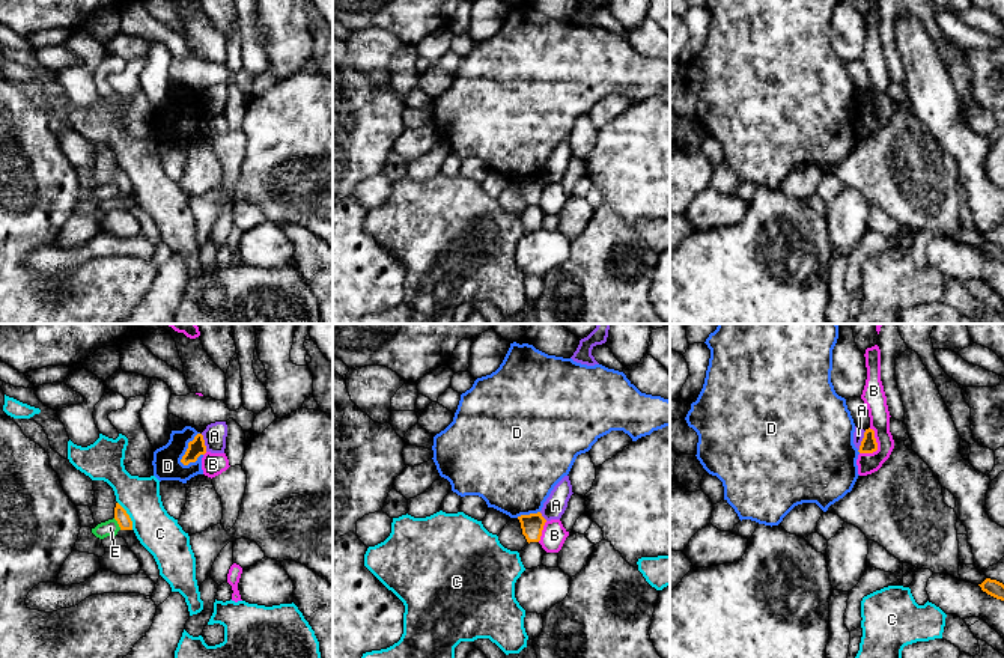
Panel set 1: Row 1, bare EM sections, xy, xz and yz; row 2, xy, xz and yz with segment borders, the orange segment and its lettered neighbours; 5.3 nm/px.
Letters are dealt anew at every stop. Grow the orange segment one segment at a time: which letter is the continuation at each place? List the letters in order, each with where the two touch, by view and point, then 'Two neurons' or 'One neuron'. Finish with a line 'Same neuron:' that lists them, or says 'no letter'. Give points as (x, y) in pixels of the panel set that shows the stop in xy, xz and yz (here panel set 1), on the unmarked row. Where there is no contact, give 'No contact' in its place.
A: Touches orange at yz (861, 104). Two neurons
B: Touches orange at yz (876, 109). Two neurons
C: Touches orange at xy (128, 178). Two neurons
D: Touches orange at xy (187, 112). Two neurons
E: Touches orange at xy (118, 185). Two neurons
Same neuron: no letter

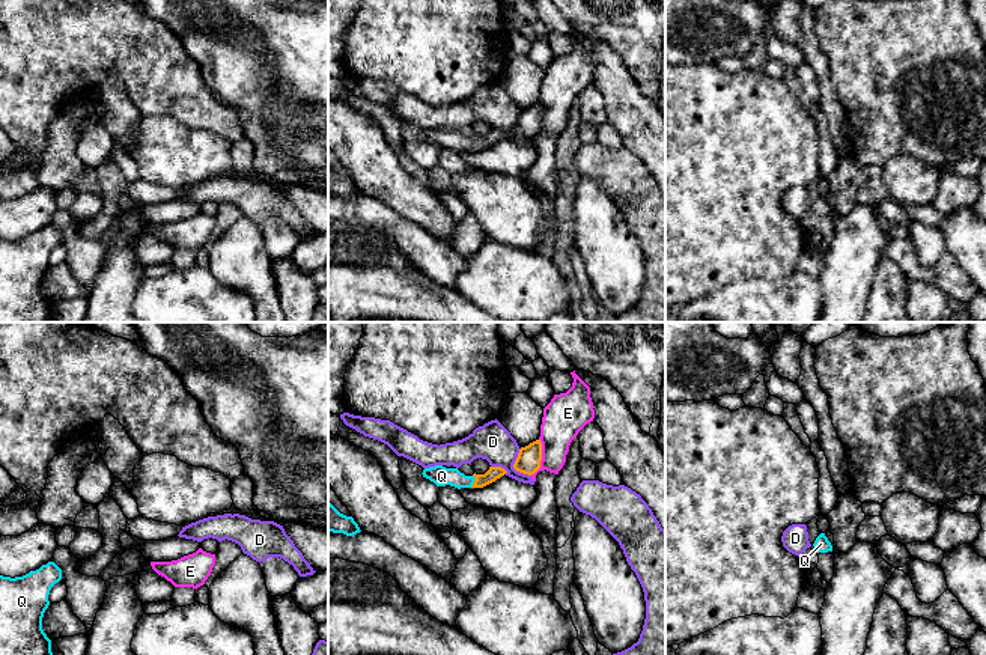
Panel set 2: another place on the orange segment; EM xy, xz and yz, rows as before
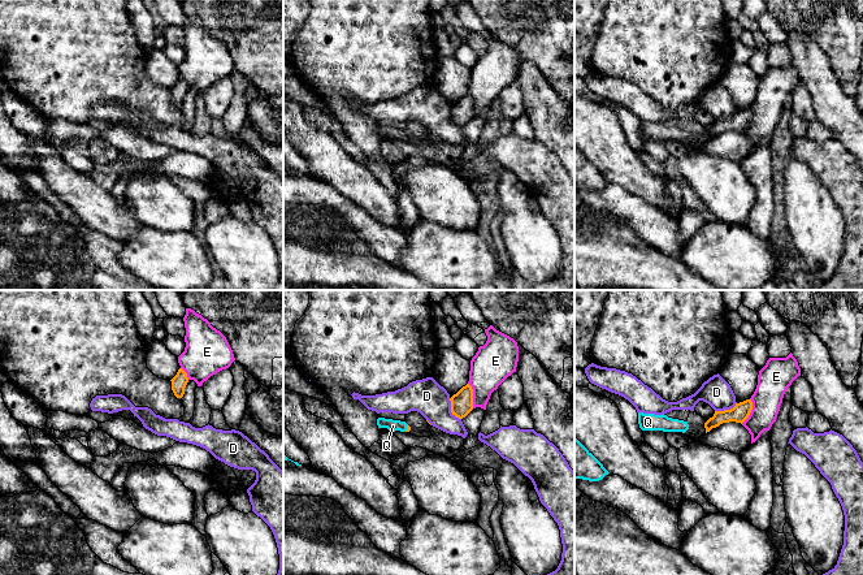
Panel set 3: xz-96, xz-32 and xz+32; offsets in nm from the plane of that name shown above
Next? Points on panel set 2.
D: Touches orange at xz (514, 130). Two neurons
E: Touches orange at xz (541, 121). Two neurons
Q: Touches orange at xz (474, 143). One neuron
Same neuron: Q

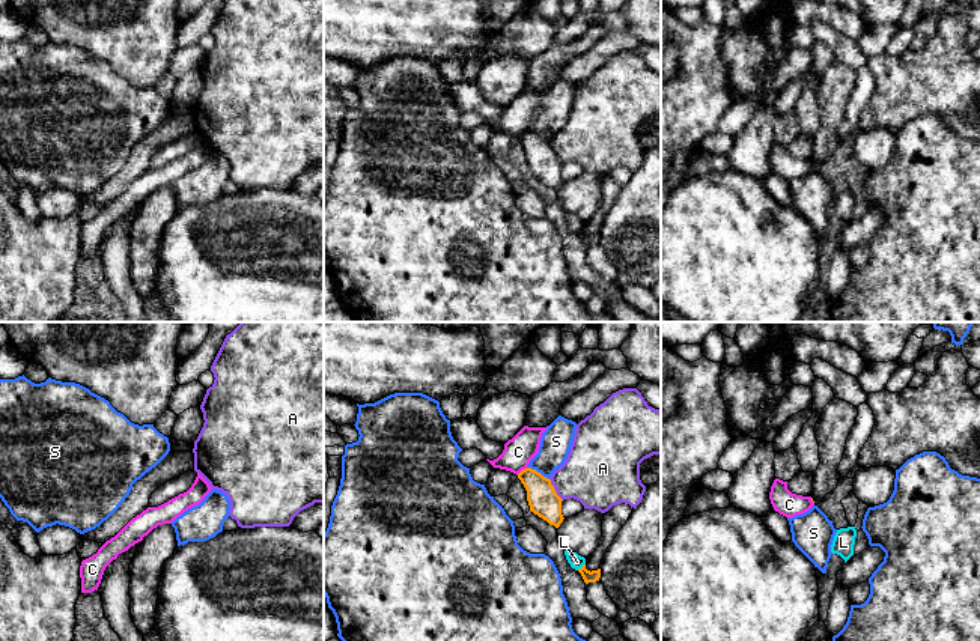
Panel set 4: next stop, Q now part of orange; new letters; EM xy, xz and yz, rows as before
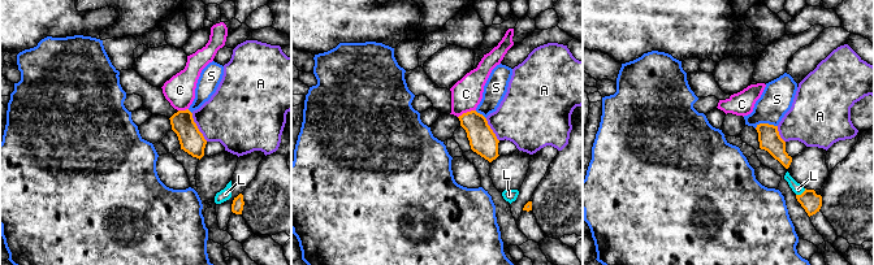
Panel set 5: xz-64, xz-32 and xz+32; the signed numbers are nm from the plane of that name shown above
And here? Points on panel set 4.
A: Touches orange at xz (554, 152). Two neurons
C: Touches orange at xz (523, 133). Two neurons
L: Touches orange at xz (581, 230). Two neurons
S: Touches orange at xz (536, 134). Two neurons
Same neuron: no letter

